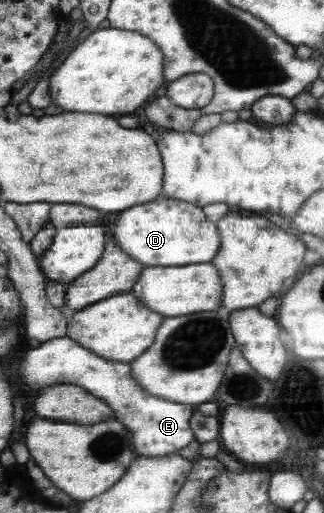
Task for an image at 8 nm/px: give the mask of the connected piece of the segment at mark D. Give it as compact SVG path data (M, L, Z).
M162 197L154 203L122 211L114 225L114 239L126 247L126 253L148 267L194 266L212 263L221 253L220 229L206 218L201 207L178 199Z

